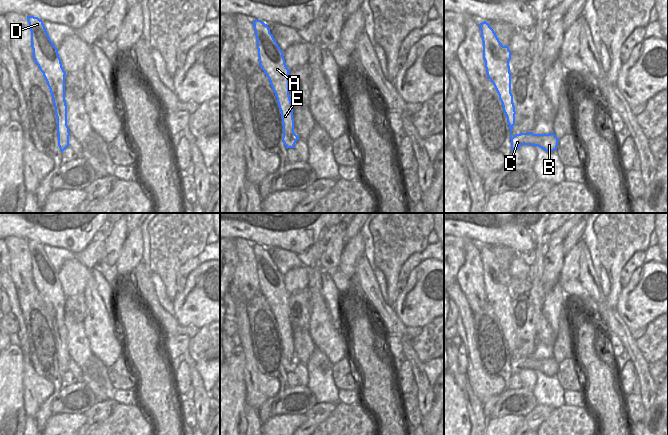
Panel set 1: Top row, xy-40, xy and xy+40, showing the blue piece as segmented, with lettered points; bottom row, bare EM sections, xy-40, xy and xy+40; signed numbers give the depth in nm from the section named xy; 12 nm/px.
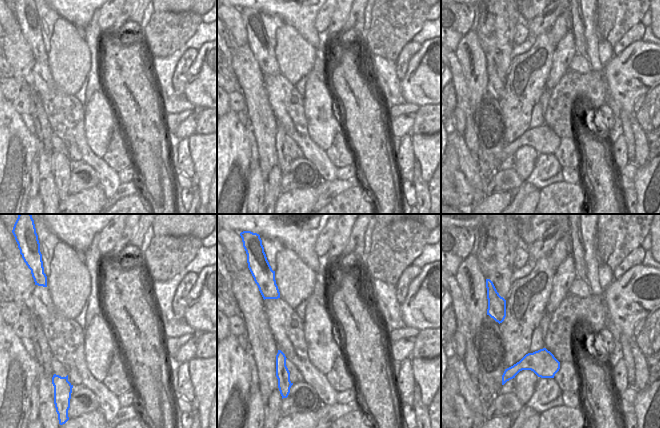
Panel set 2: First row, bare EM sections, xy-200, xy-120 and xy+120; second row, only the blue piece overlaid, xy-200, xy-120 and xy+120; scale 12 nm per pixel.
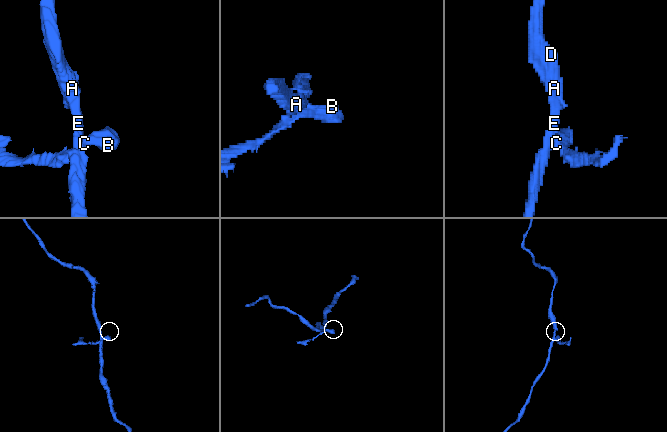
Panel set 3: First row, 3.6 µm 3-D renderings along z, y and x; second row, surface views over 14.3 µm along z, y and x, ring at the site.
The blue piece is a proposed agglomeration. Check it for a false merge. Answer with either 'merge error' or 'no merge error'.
merge error

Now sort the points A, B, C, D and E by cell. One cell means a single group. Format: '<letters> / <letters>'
A D E / B C

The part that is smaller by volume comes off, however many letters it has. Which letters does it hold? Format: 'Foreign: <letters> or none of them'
Foreign: B, C

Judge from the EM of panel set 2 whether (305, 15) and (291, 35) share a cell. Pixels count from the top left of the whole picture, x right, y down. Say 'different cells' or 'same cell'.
different cells

